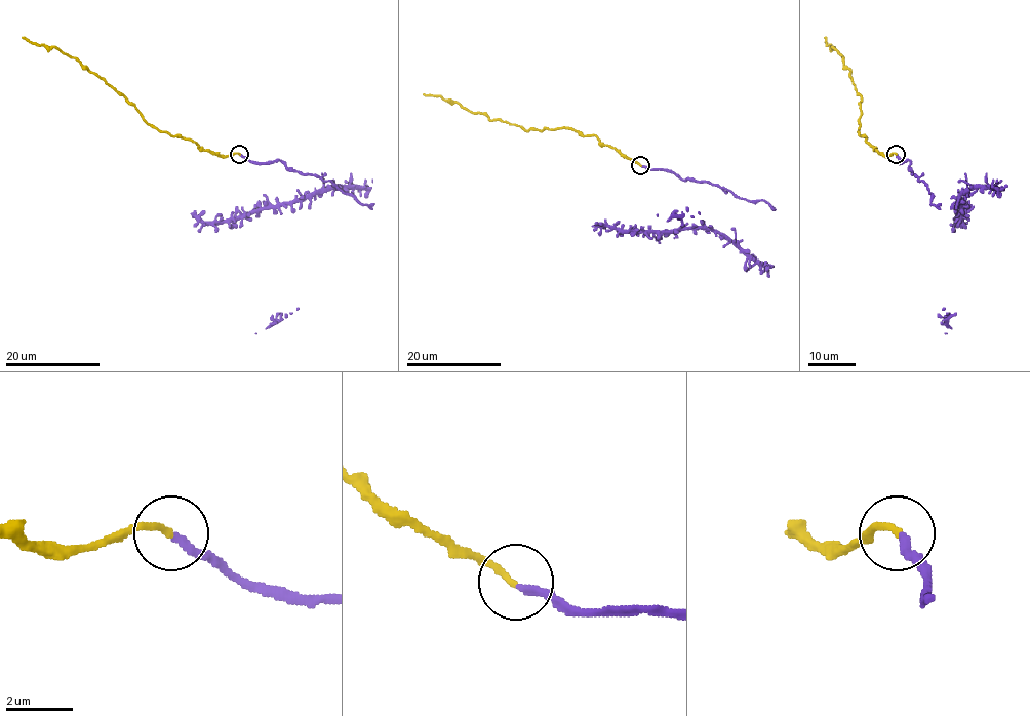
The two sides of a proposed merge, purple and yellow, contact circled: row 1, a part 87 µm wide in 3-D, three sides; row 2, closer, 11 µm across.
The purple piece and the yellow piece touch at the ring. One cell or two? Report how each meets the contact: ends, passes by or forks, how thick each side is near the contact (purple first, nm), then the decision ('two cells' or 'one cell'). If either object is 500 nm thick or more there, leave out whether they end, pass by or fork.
purple ends; yellow ends; calibres 240 and 190 nm; one cell

